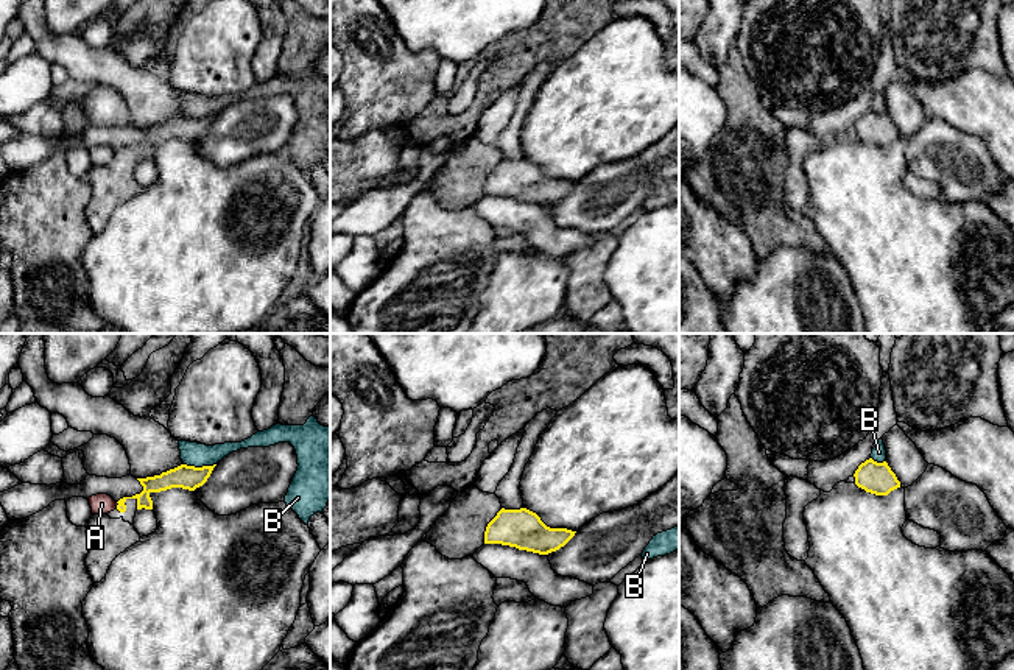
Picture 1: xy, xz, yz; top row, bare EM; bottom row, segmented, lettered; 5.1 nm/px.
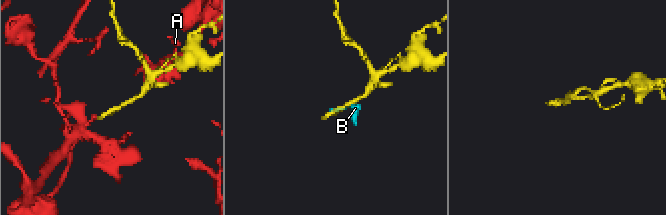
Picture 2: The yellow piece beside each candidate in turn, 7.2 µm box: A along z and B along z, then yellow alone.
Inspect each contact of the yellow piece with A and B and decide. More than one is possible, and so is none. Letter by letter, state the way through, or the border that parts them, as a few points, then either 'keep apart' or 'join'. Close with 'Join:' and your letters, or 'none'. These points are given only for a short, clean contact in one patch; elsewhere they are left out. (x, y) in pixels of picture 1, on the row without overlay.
A: border xy (116, 153), (117, 159); keep apart
B: keep apart
Join: none

